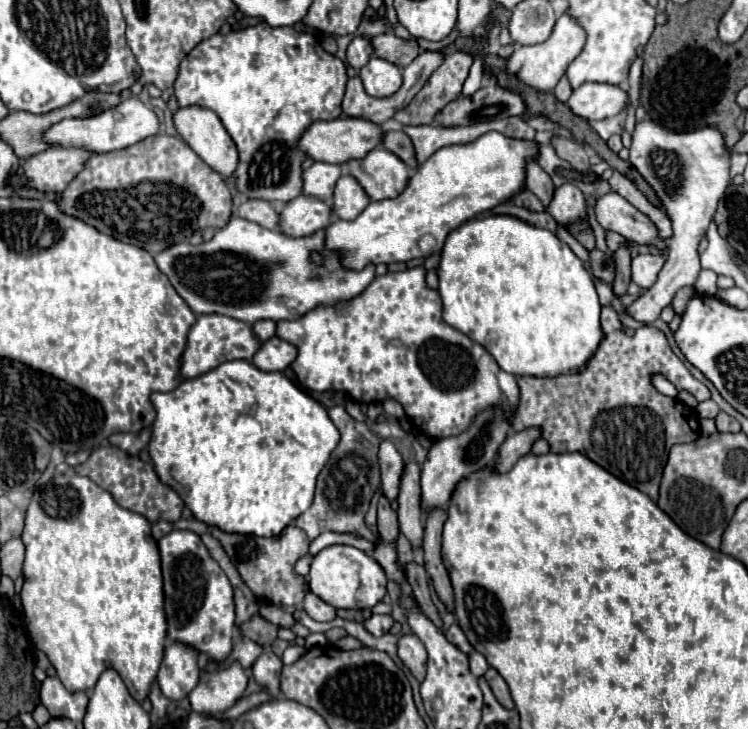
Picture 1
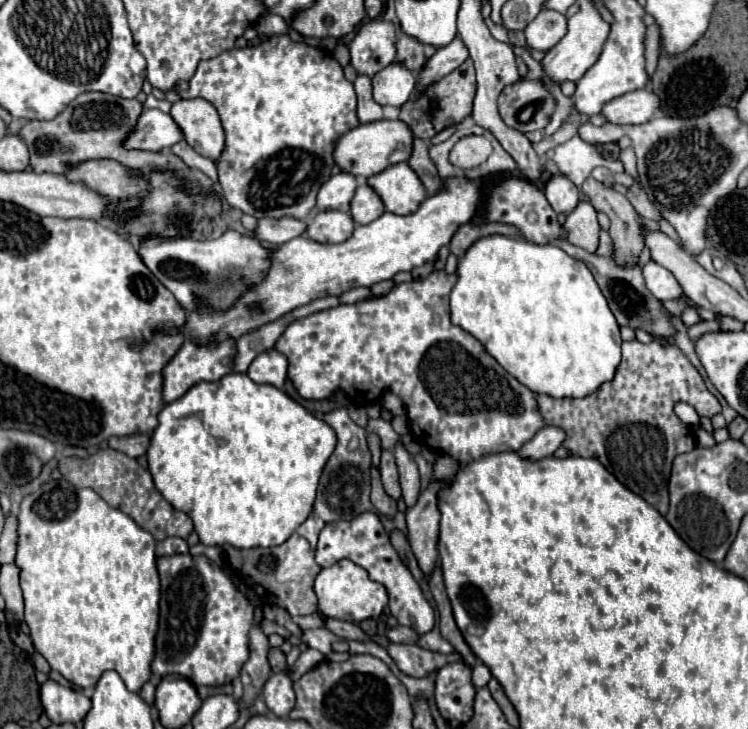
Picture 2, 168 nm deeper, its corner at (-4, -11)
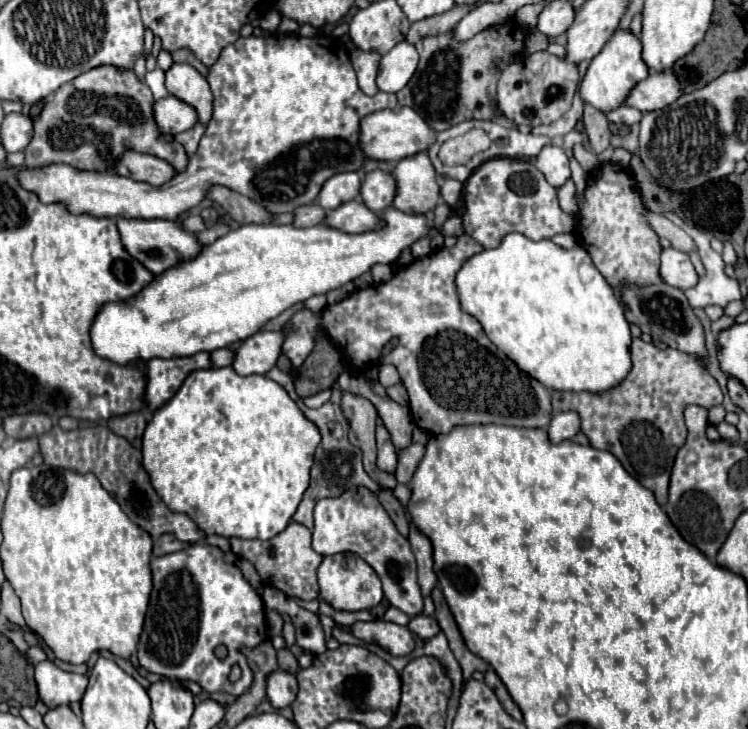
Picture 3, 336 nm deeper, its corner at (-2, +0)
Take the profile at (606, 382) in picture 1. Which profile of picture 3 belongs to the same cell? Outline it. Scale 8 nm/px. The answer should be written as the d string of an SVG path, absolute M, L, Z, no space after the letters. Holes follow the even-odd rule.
M634 338L630 354L634 366L620 386L604 394L552 392L552 406L554 412L578 412L590 446L612 452L642 486L654 492L658 504L666 506L672 464L688 436L684 408L690 404L704 408L722 404L722 390L692 354L674 348L660 350L642 338Z

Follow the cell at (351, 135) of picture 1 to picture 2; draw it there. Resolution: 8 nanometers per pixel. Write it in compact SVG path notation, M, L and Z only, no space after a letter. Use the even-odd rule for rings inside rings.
M382 119L378 123L364 123L338 137L332 157L334 157L334 163L342 171L346 171L350 175L370 177L370 175L376 175L378 171L384 171L386 167L390 167L394 163L408 161L408 157L412 153L412 139L414 137L410 135L410 129L402 121Z

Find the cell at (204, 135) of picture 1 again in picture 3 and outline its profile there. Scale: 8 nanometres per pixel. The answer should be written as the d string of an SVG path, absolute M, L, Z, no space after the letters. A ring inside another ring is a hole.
M174 62L166 70L166 88L172 96L196 108L200 122L208 124L212 116L212 92L206 78L186 62Z

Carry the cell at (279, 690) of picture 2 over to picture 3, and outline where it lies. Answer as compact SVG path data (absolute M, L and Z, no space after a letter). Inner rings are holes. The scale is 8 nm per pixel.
M276 670L272 672L272 676L268 678L268 700L274 708L286 708L294 702L298 692L298 684L296 684L296 676L284 670Z

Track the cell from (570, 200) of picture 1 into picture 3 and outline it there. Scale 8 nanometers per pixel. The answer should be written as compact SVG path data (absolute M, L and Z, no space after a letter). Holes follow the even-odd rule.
M544 146L540 154L536 156L536 168L546 176L546 180L554 186L560 188L568 178L570 178L570 168L568 168L568 156L564 148L560 146Z

